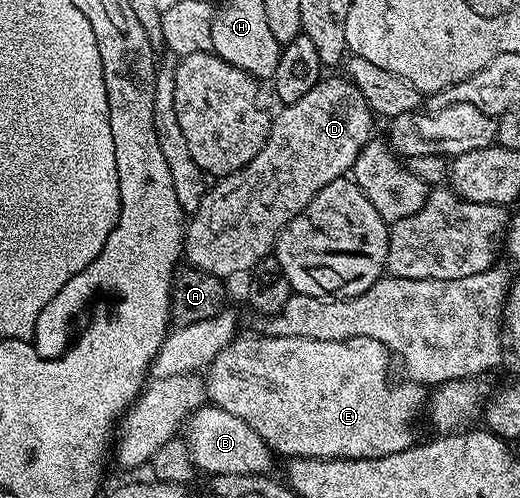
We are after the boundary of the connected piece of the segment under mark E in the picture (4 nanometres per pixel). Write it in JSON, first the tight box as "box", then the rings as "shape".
{"box":[205,335,429,459],"shape":[[[258,335],[259,337],[236,336],[234,341],[213,359],[213,363],[205,370],[205,393],[210,404],[229,411],[237,415],[237,419],[245,419],[257,435],[271,446],[276,454],[284,453],[284,458],[292,457],[340,457],[341,459],[373,459],[374,457],[384,457],[393,455],[397,451],[405,451],[409,446],[416,444],[415,420],[421,417],[425,406],[429,400],[429,393],[422,385],[416,381],[403,379],[400,385],[391,382],[391,361],[393,354],[390,349],[382,345],[377,339],[368,337],[358,337],[357,339],[345,339],[344,341],[322,341],[321,339],[297,339],[296,337],[269,337]]]}

